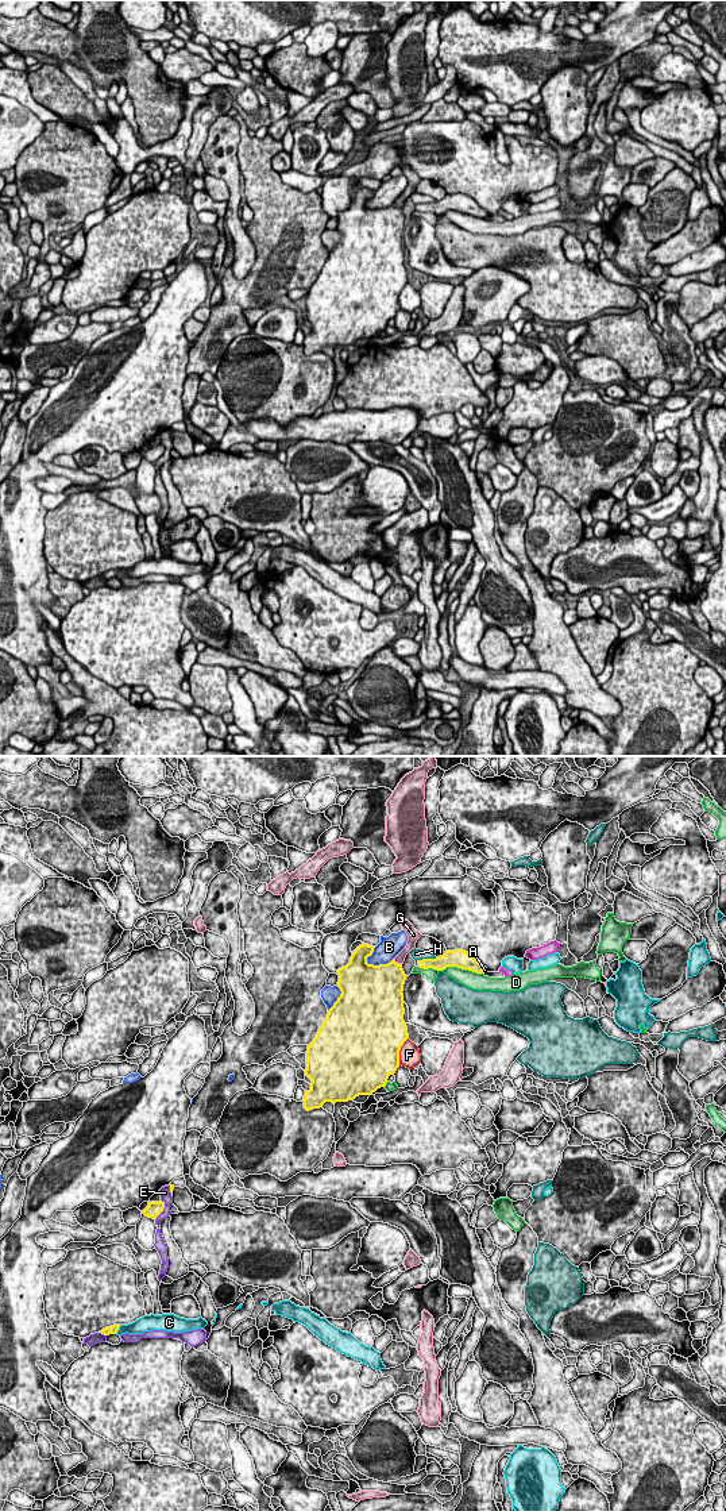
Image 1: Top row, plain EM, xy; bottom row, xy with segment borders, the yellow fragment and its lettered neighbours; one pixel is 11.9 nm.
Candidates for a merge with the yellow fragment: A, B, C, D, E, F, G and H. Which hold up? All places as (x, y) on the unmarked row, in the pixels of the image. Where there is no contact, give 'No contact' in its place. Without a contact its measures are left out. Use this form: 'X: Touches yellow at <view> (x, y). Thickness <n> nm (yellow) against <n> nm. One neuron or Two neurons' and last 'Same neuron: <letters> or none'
A: Touches yellow at xy (482, 214). Thickness 220 nm (yellow) against 60 nm. One neuron
B: Touches yellow at xy (379, 208). Thickness 480 nm (yellow) against 260 nm. Two neurons
C: Touches yellow at xy (118, 573). Thickness 100 nm (yellow) against 160 nm. Two neurons
D: Touches yellow at xy (462, 212). Thickness 220 nm (yellow) against 200 nm. Two neurons
E: Touches yellow at xy (162, 454). Thickness 180 nm (yellow) against 130 nm. Two neurons
F: Touches yellow at xy (400, 293). Thickness 500 nm (yellow) against 260 nm. Two neurons
G: Touches yellow at xy (397, 207). Thickness 420 nm (yellow) against 120 nm. Two neurons
H: Touches yellow at xy (427, 203). Thickness 160 nm (yellow) against 130 nm. Two neurons
Same neuron: A

